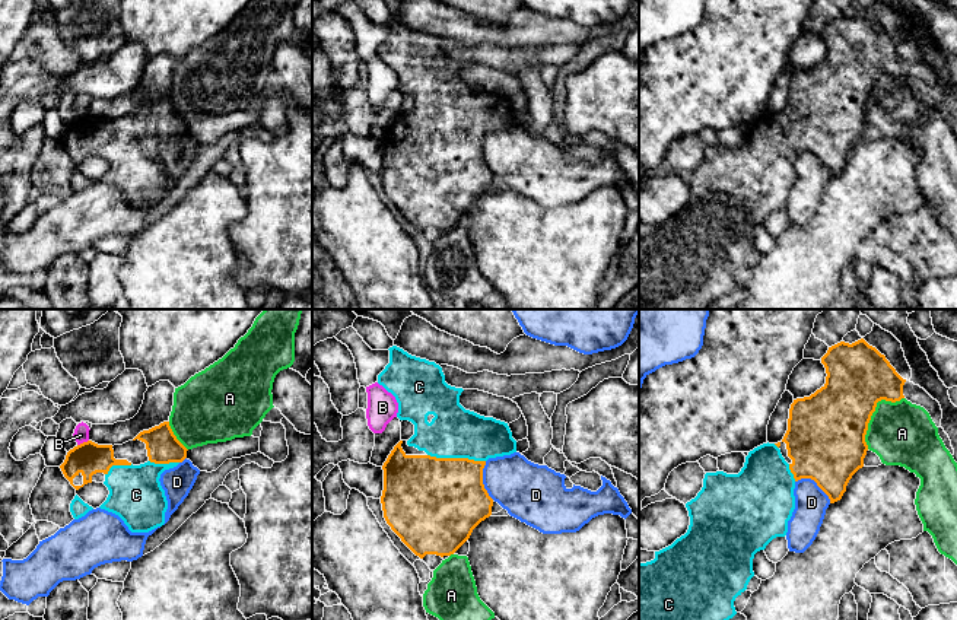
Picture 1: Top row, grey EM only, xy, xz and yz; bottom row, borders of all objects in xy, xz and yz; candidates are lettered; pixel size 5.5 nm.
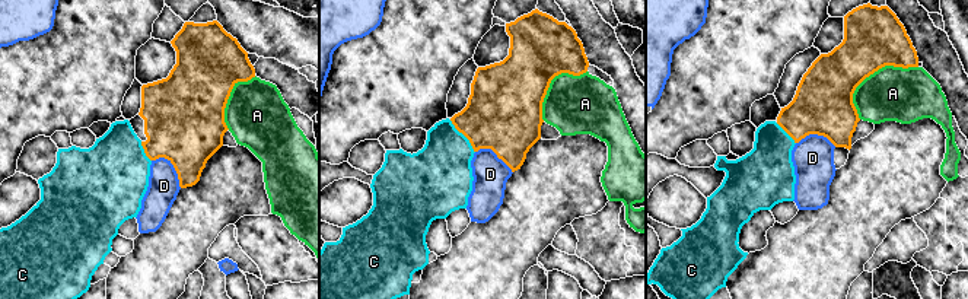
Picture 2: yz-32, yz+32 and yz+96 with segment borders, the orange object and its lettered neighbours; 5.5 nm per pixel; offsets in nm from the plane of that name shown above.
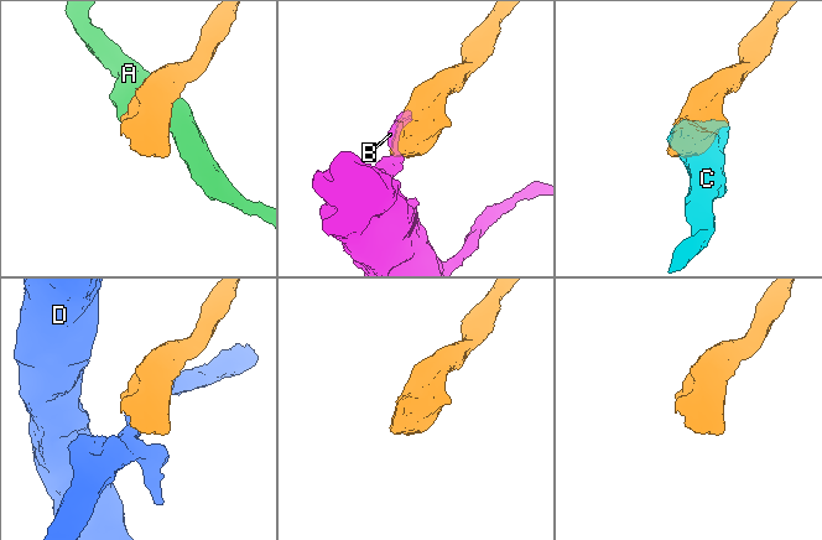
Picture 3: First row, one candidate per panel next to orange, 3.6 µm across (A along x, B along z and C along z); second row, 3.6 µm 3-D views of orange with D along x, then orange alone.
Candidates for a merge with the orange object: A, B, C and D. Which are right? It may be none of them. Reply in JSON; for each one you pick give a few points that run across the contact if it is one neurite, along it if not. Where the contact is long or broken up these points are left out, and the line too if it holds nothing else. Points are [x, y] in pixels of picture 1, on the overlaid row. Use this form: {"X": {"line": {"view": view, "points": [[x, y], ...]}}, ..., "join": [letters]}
{"join": ["C"]}

